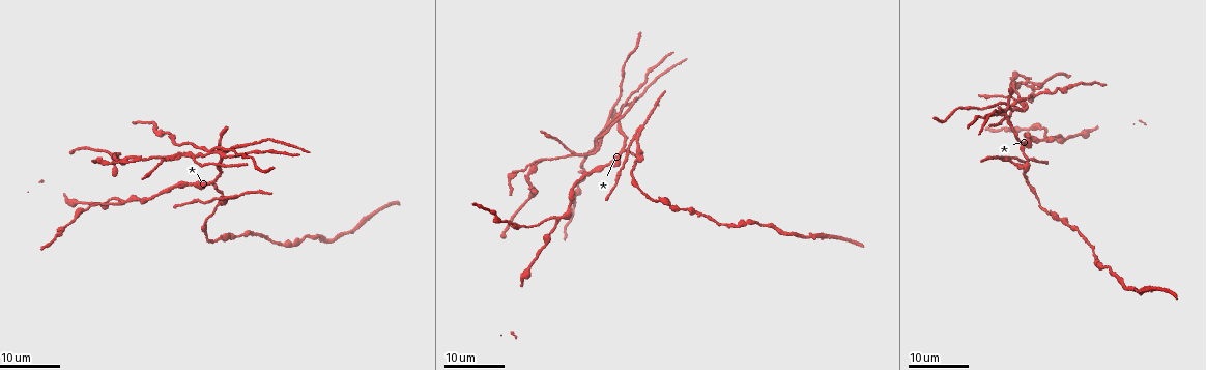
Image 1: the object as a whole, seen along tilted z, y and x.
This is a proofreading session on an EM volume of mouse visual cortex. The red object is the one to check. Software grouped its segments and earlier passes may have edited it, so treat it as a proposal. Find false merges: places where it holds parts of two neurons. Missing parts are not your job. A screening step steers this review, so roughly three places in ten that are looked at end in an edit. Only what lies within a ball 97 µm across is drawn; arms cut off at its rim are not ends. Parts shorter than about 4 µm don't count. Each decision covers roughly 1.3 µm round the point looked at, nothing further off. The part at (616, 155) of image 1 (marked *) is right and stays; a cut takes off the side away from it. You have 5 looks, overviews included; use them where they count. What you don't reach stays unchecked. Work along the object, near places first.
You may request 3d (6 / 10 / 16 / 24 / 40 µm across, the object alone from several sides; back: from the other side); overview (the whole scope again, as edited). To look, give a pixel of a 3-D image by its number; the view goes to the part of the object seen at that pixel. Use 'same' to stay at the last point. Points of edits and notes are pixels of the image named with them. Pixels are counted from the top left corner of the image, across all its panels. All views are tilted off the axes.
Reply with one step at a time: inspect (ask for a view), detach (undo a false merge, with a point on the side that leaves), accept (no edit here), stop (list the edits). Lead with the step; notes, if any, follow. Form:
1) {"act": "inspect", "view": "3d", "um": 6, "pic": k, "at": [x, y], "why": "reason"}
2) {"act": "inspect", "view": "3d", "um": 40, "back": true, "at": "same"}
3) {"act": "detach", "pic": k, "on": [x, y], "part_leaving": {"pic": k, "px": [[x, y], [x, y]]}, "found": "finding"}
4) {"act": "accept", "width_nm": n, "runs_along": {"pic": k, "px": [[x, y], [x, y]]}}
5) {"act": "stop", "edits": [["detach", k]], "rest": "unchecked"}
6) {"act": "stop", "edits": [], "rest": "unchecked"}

{"act": "inspect", "view": "3d", "um": 16, "pic": 1, "at": [1023, 167], "why": "branch point"}

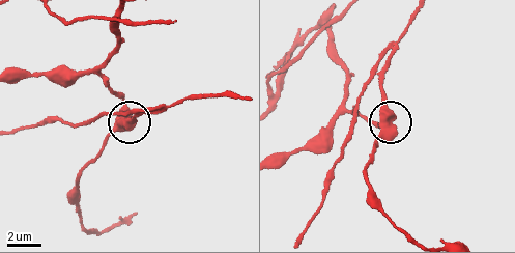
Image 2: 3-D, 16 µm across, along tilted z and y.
{"act": "inspect", "view": "3d", "um": 10, "pic": 2, "at": [120, 124]}

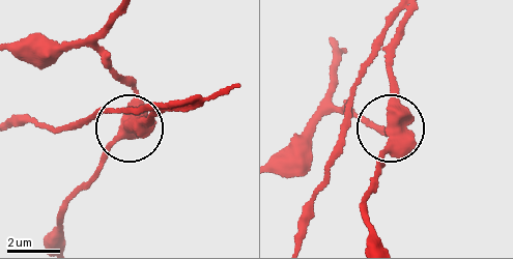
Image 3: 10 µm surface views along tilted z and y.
{"act": "detach", "pic": 3, "on": [147, 123], "arms": 3, "part_leaving": {"pic": 3, "px": [[397, 128], [389, 70], [372, 61], [303, 239]]}, "found": "a second neuron is stuck on"}

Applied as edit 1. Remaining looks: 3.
{"act": "inspect", "view": "3d", "um": 16, "pic": 1, "at": [1005, 109]}

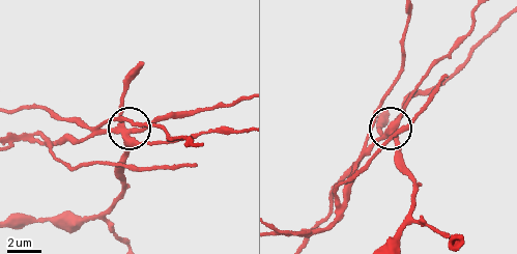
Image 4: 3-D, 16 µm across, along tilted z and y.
{"act": "inspect", "view": "3d", "um": 6, "pic": 4, "at": [130, 128]}

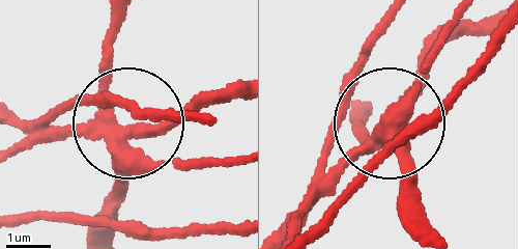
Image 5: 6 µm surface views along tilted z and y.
{"act": "detach", "pic": 5, "on": [103, 95], "part_leaving": {"pic": 5, "px": [[102, 130], [18, 151]]}, "found": "two neurons meet here"}

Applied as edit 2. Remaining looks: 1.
{"act": "stop", "edits": [["detach", 3], ["detach", 5]], "rest": "unchecked"}

